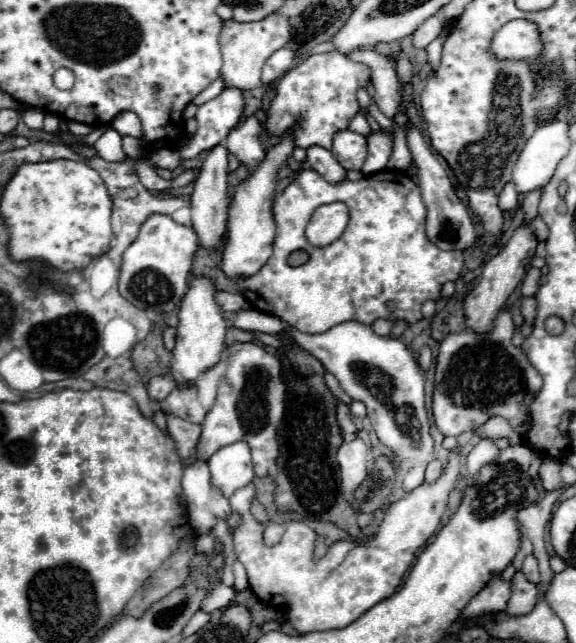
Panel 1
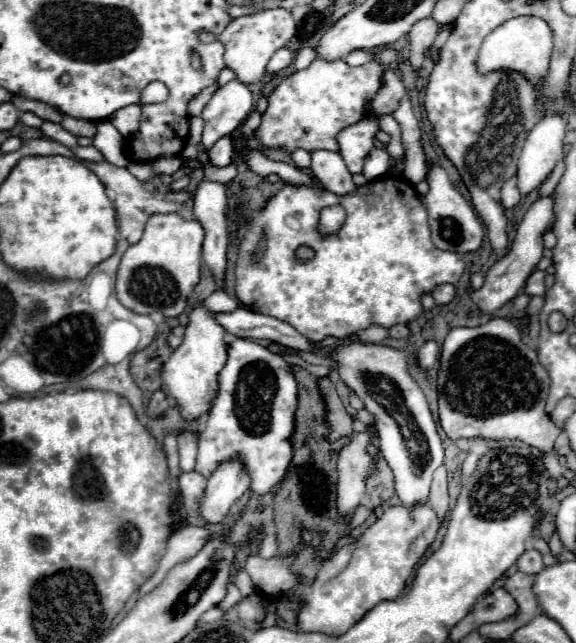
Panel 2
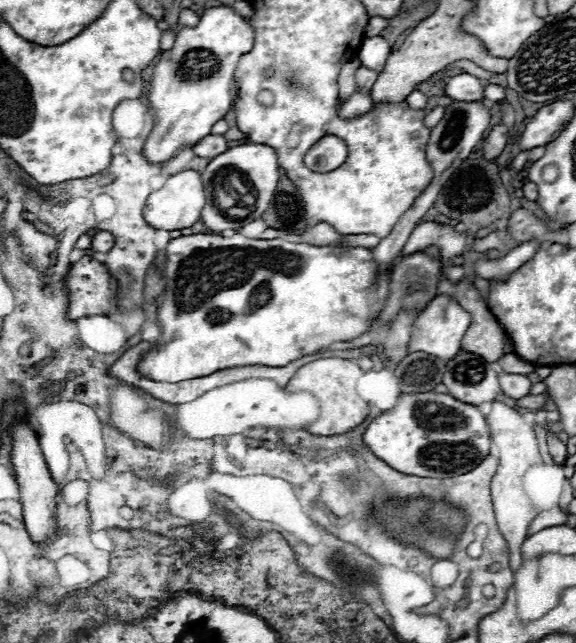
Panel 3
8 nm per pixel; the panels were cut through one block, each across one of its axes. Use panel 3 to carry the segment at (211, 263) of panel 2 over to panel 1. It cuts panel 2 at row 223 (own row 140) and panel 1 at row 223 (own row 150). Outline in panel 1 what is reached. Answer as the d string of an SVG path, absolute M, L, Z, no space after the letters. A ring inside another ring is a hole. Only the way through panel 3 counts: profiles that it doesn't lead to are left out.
M220 144L208 152L204 166L200 170L200 176L194 182L194 192L190 196L192 226L198 234L200 244L206 248L218 248L220 246L220 234L224 234L224 210L228 208L226 176L228 176L228 150Z

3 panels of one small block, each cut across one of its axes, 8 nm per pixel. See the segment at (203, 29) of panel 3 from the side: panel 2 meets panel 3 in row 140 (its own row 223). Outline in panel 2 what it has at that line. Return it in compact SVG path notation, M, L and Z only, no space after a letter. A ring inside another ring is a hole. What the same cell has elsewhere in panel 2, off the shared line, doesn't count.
M152 214L142 238L122 256L116 274L118 300L138 314L160 312L166 318L182 314L190 292L200 280L202 240L204 230L196 220L184 220L178 214Z

